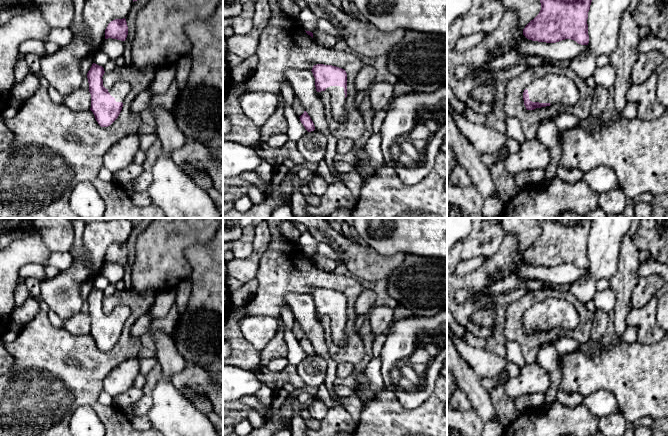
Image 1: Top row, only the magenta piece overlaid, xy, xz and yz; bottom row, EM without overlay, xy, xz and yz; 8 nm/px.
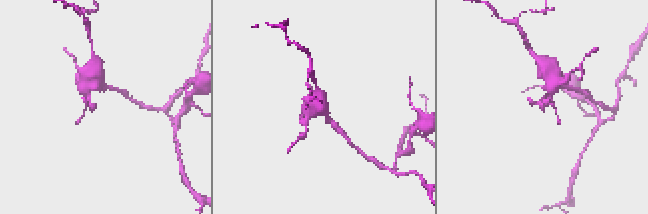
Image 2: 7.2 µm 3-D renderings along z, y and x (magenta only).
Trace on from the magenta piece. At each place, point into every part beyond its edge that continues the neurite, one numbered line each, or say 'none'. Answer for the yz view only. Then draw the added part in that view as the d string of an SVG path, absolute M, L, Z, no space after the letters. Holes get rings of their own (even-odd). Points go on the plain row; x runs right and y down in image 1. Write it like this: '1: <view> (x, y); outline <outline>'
1: yz (556, 313); outline M556 297L534 304L526 313L530 325L550 327L550 330L573 330L579 323L579 315L574 306Z

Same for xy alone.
1: xy (120, 313); outline M118 305L116 306L110 313L108 313L108 316L112 321L115 322L116 326L124 326L126 320L130 316L130 309L126 305Z

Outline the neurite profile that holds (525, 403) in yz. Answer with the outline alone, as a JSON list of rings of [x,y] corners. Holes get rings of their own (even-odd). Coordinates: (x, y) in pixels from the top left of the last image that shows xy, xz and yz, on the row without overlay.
[[[534,393],[520,396],[516,400],[516,407],[521,413],[540,409],[545,401],[545,393]]]

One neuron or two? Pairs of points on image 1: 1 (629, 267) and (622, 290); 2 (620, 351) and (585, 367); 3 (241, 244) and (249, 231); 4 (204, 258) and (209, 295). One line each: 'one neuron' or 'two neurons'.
1: one neuron
2: one neuron
3: one neuron
4: one neuron

